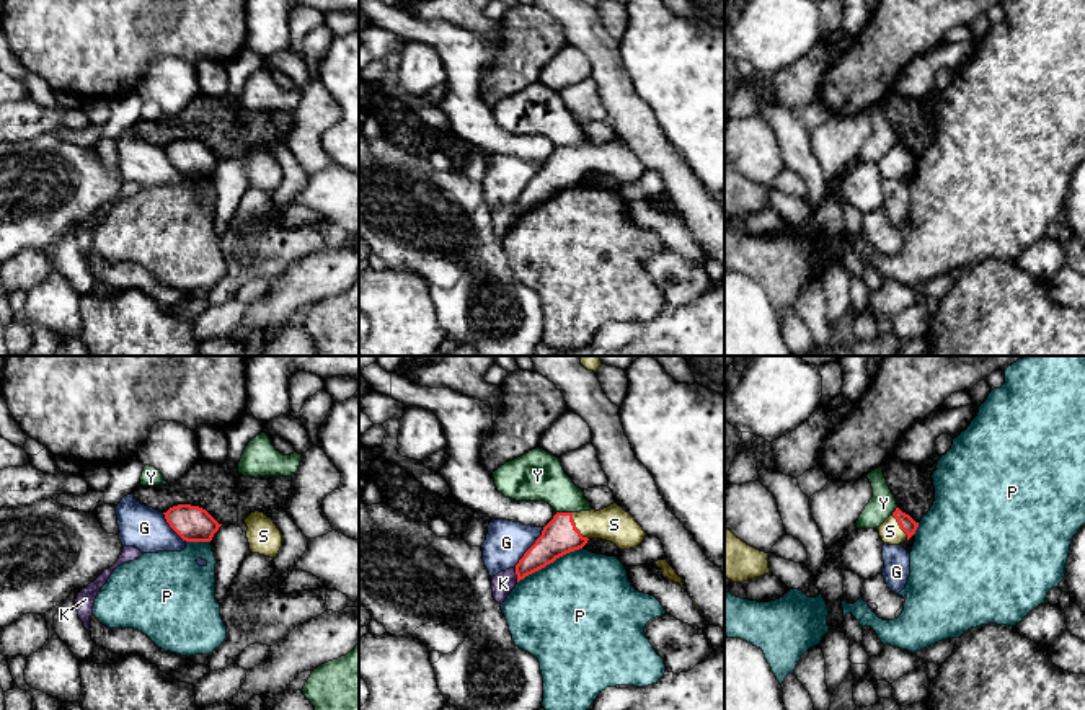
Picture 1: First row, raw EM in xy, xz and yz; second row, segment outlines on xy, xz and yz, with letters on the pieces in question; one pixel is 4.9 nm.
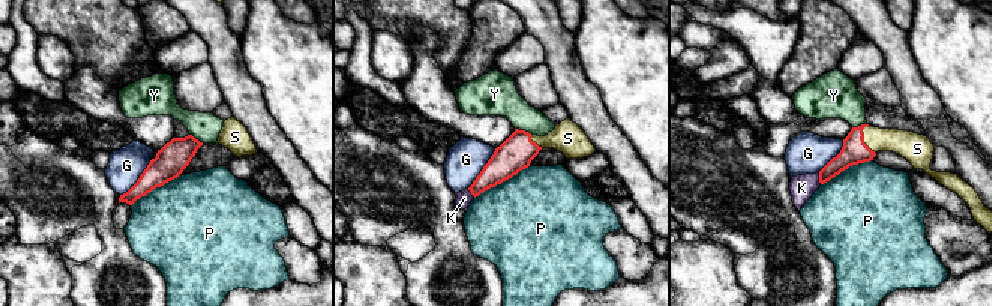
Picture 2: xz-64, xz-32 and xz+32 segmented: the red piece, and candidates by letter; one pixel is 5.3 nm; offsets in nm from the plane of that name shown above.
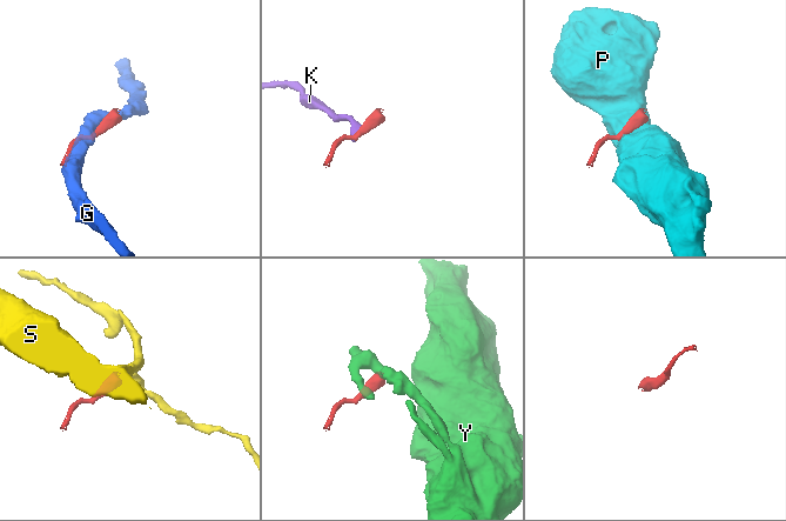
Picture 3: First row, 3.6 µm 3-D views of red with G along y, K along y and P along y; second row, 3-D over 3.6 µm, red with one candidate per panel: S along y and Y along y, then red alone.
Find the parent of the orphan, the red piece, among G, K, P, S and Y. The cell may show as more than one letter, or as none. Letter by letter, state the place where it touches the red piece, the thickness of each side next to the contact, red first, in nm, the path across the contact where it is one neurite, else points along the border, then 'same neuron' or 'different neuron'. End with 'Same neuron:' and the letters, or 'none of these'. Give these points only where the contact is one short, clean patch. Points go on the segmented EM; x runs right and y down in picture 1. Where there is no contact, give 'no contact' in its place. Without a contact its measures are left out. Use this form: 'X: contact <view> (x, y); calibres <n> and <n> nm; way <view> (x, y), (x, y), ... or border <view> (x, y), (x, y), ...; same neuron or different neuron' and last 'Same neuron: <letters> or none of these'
G: contact xz (531, 547); calibres 180 and 200 nm; different neuron
K: contact xz (516, 573); calibres 160 and 110 nm; border xz (514, 567), (518, 581); different neuron
P: contact xz (549, 563); calibres 180 and 500 nm; border xz (581, 547), (557, 557), (518, 583); different neuron
S: contact xz (575, 528); calibres 180 and 180 nm; way xz (560, 536), (575, 528), (614, 524); same neuron
Y: contact xz (565, 513); calibres 180 and 260 nm; border xz (557, 511), (571, 513); different neuron
Same neuron: S

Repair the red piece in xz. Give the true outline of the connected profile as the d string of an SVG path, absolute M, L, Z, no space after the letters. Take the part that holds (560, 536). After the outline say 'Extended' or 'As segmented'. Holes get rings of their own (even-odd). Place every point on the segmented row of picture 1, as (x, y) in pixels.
M617 503L600 511L556 513L516 565L517 583L556 558L582 548L589 539L602 539L620 550L630 550L644 537L643 527Z. Extended

